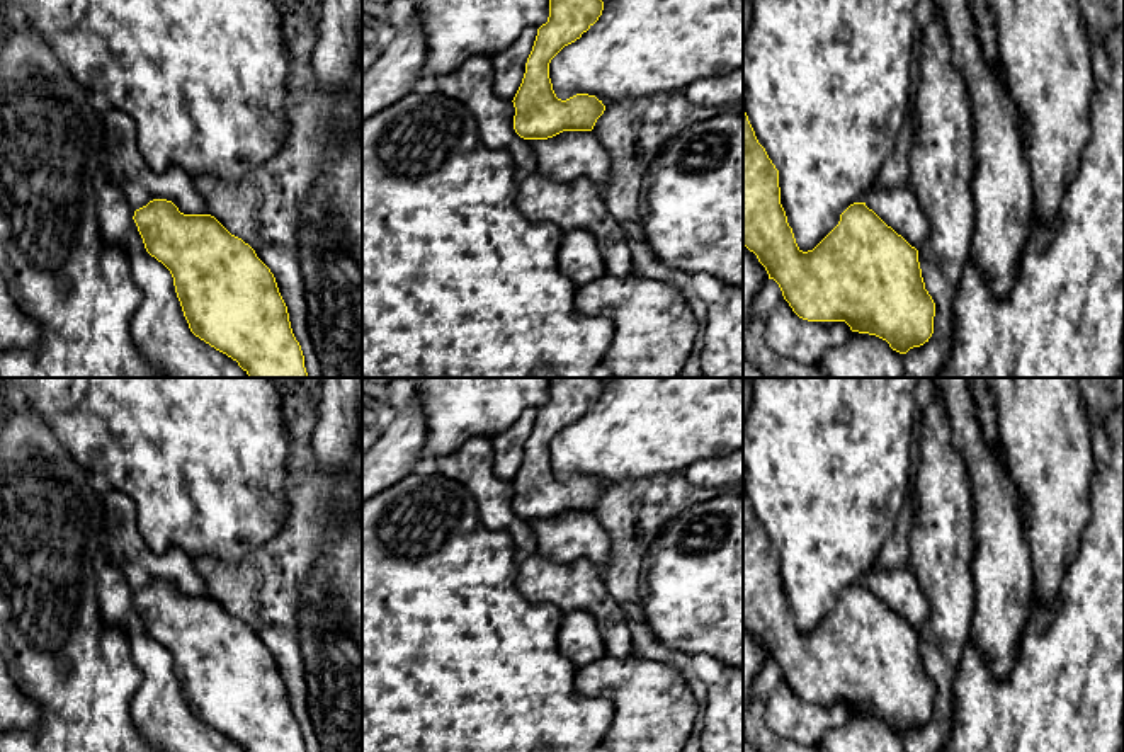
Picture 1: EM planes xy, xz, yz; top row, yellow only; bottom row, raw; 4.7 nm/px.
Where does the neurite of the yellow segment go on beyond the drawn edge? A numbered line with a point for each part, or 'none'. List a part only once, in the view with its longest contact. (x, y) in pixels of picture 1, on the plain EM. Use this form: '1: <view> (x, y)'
1: xy (126, 548)

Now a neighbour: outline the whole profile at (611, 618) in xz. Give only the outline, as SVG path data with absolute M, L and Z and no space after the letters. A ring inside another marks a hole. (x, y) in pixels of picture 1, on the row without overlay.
M534 551L519 565L515 587L531 604L553 604L561 612L592 612L604 638L607 657L624 658L631 655L633 641L626 614L609 595L599 565L588 560L554 563Z

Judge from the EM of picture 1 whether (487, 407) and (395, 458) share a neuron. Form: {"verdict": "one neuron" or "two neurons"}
{"verdict": "one neuron"}

